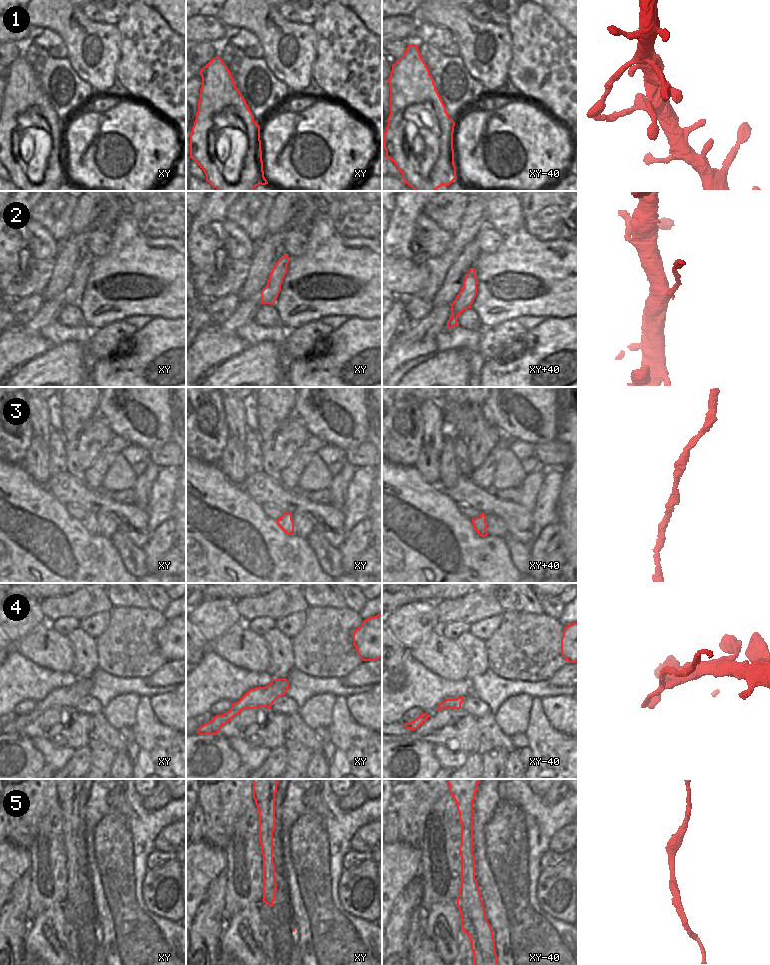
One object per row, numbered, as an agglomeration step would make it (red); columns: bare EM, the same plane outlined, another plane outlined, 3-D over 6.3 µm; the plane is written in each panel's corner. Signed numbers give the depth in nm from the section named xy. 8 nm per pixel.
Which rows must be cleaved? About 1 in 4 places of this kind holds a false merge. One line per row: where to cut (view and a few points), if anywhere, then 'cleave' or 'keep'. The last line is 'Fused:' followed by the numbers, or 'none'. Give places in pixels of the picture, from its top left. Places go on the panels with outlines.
1: cut none; keep
2: cut xy (272, 271), (276, 271), (282, 278); cleave
3: cut none; keep
4: cut xy (231, 706), (240, 711); cleave
5: cut none; keep
Fused: 2, 4

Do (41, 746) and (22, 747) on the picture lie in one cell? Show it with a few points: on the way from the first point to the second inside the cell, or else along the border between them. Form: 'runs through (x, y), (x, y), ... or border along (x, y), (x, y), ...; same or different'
border along (30, 739), (42, 756), (45, 764); different

